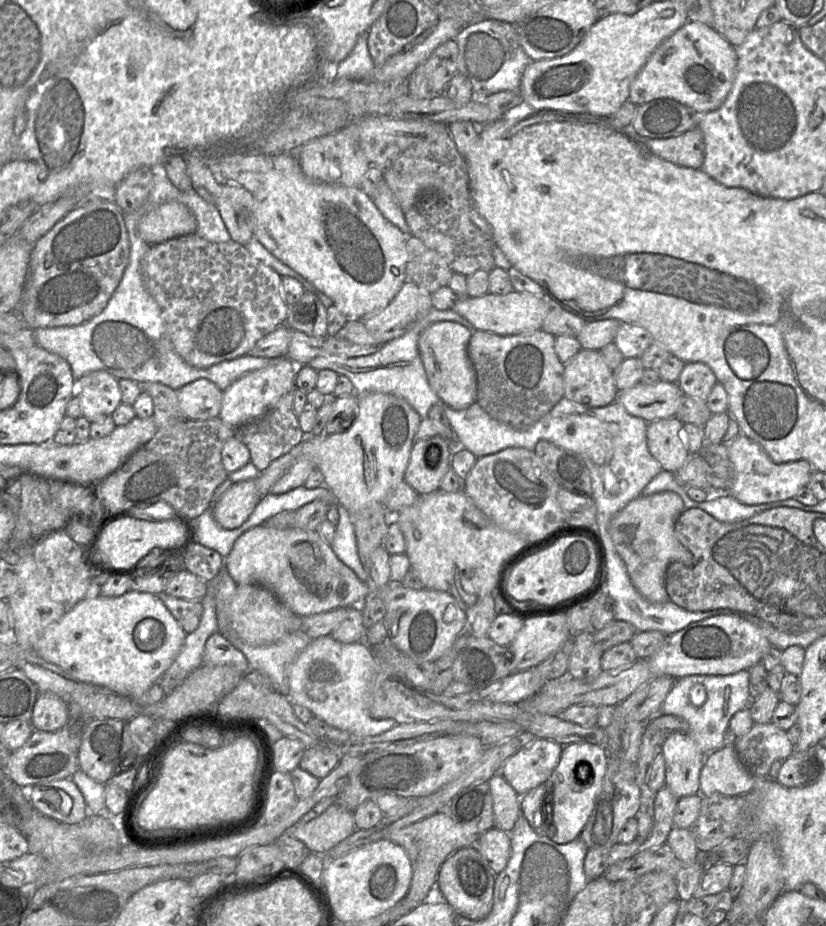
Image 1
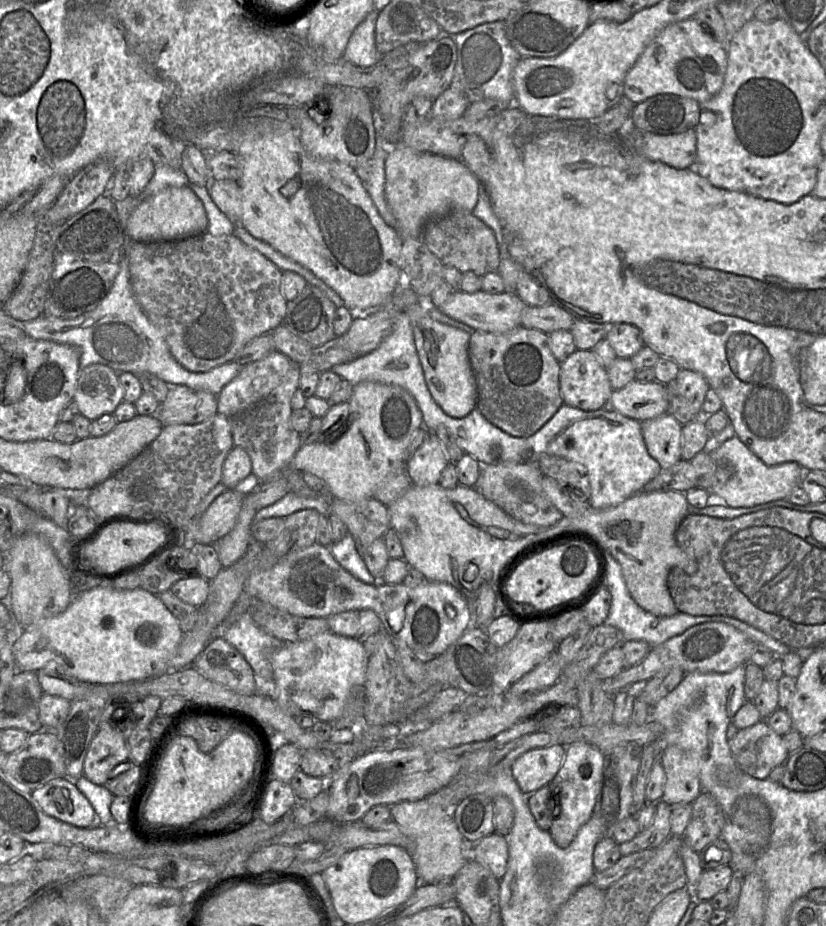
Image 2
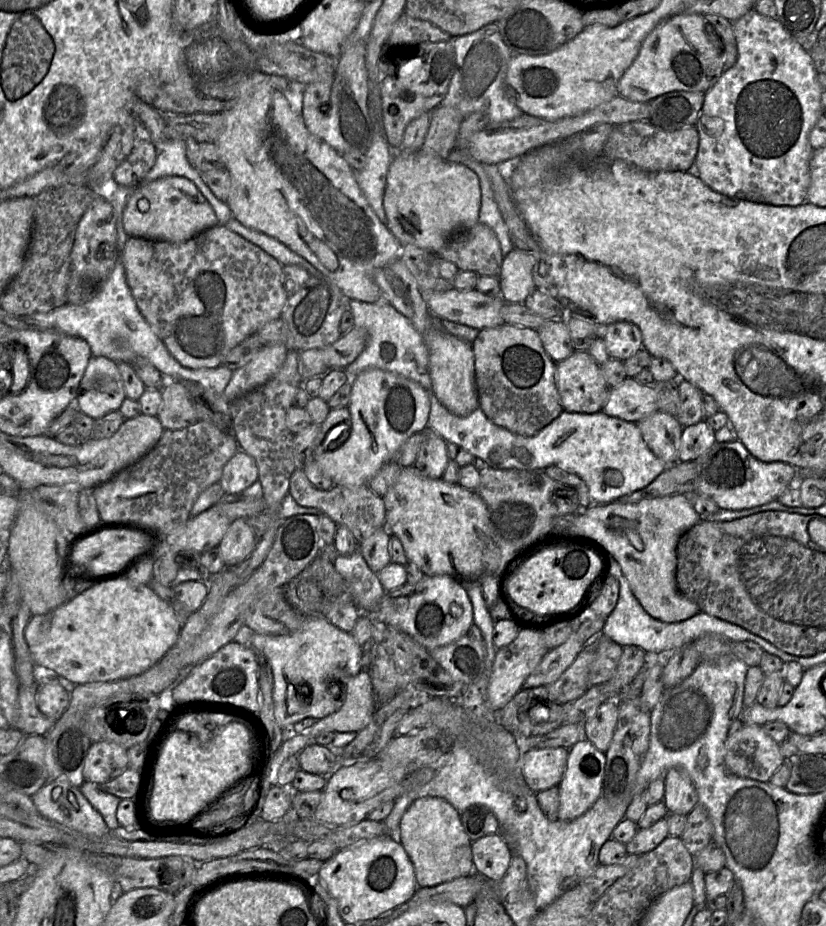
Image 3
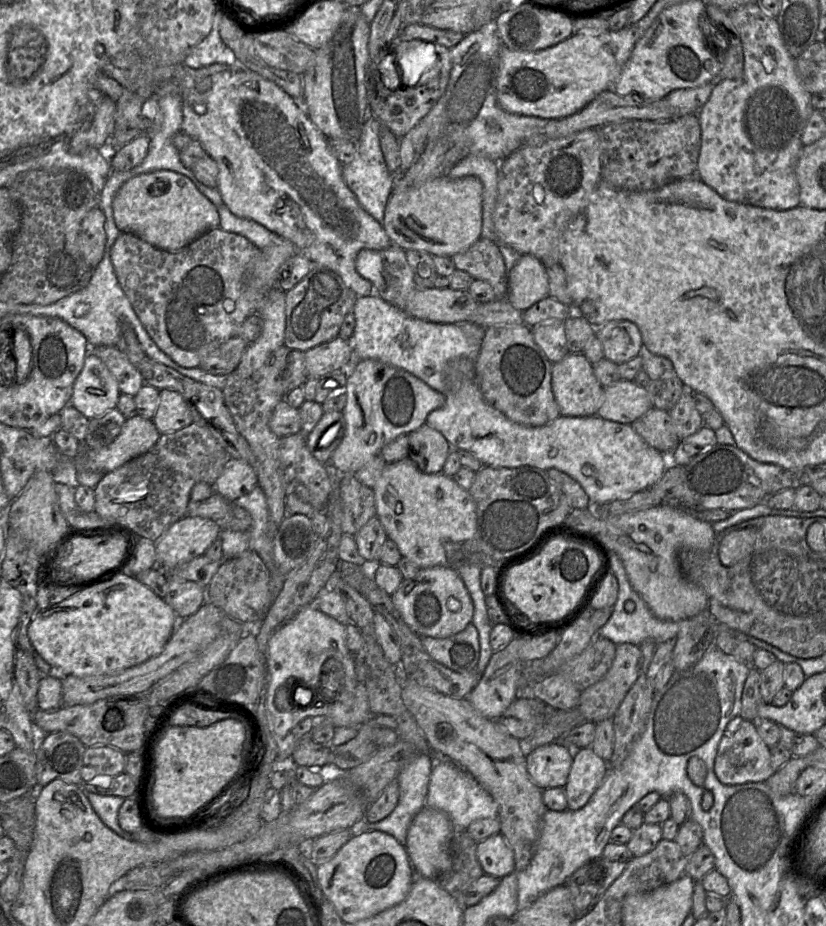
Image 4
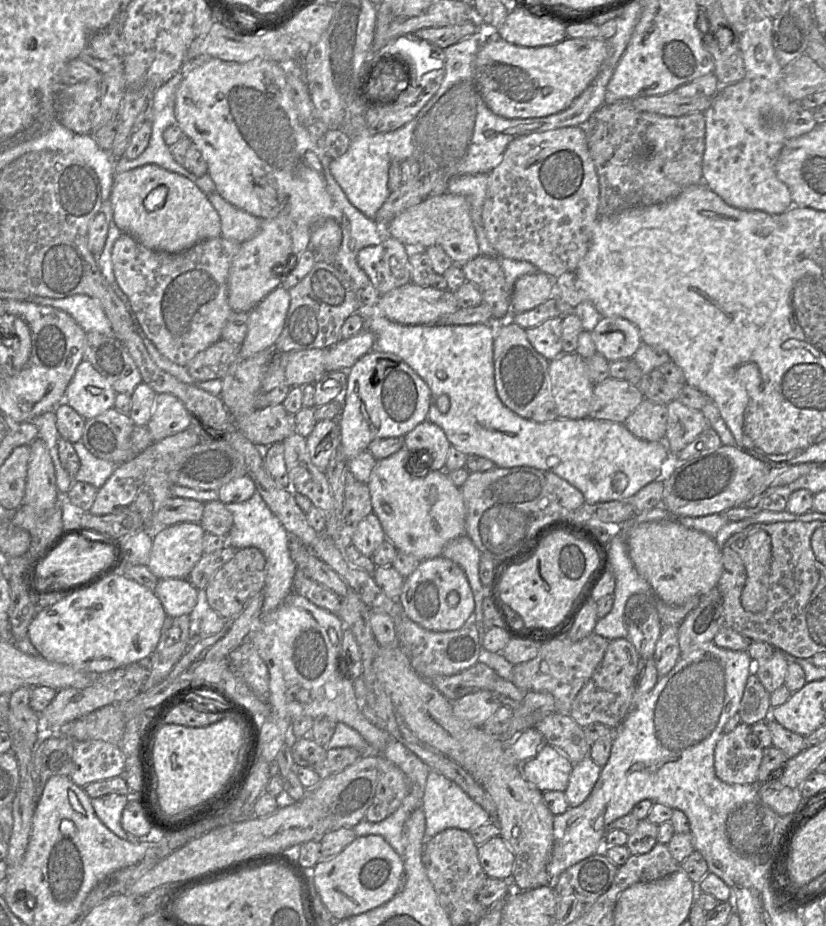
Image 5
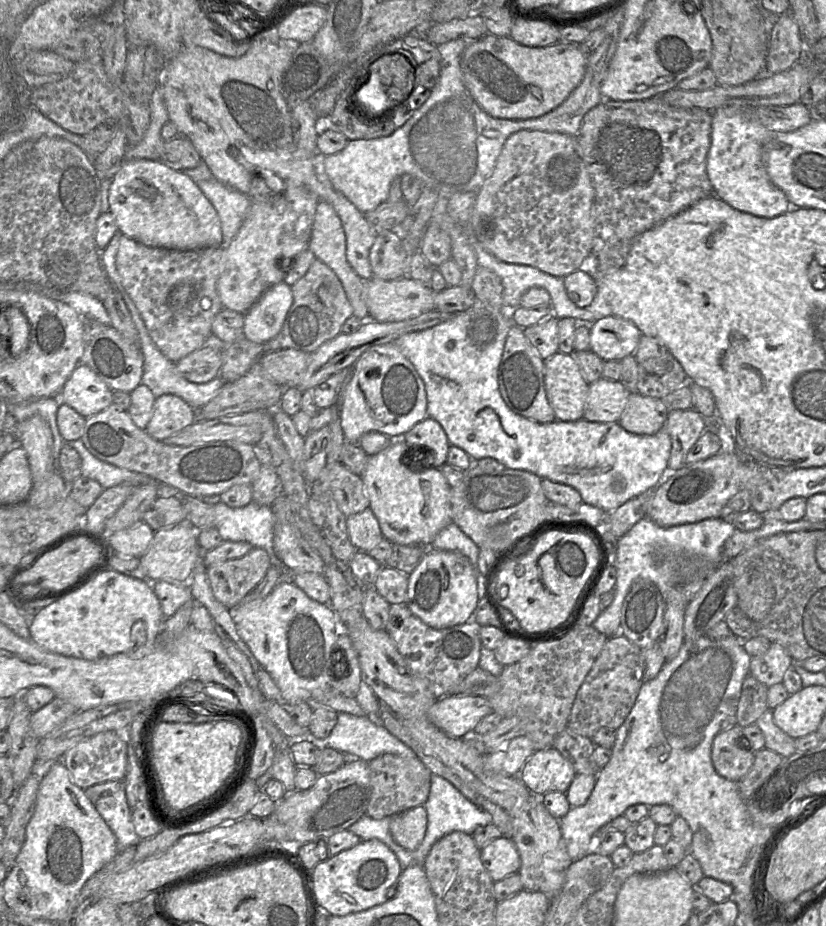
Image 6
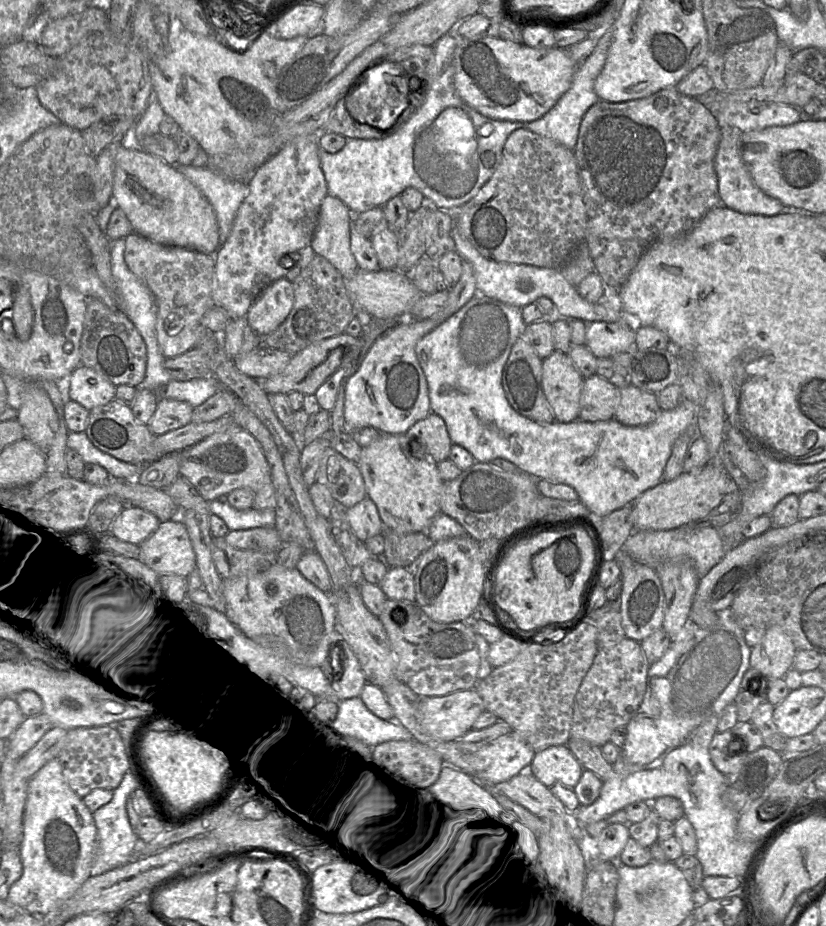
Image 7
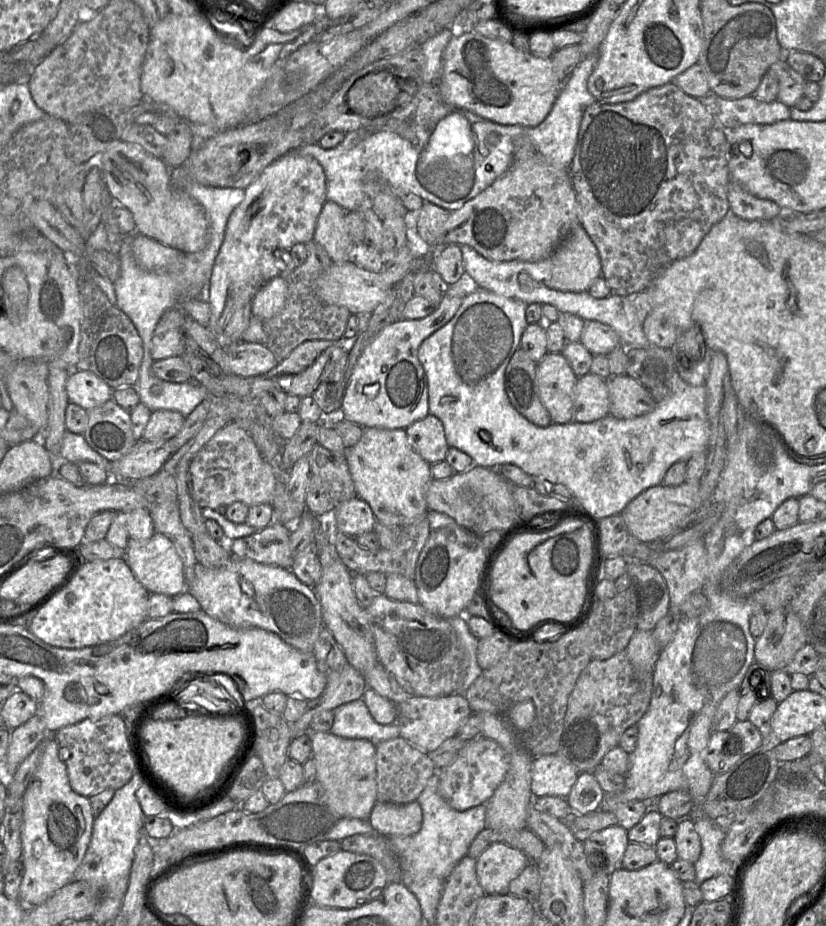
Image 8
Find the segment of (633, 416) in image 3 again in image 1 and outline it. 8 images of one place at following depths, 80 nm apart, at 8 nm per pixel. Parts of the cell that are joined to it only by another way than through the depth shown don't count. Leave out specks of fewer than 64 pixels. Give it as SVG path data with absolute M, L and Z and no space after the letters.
M658 381L652 385L636 384L619 392L617 402L625 410L647 423L676 417L683 392L677 382Z

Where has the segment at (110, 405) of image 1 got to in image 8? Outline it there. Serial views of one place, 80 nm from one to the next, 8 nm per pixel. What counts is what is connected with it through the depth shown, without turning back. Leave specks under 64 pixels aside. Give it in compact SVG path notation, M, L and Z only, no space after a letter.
M73 370L67 379L69 402L89 411L112 399L113 389L93 372Z

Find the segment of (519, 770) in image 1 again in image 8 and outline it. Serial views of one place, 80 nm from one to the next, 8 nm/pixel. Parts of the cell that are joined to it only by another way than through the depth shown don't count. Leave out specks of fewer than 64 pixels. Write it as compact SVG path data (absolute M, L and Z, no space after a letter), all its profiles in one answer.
M558 754L533 758L531 792L534 798L555 796L566 799L577 781L579 772Z

